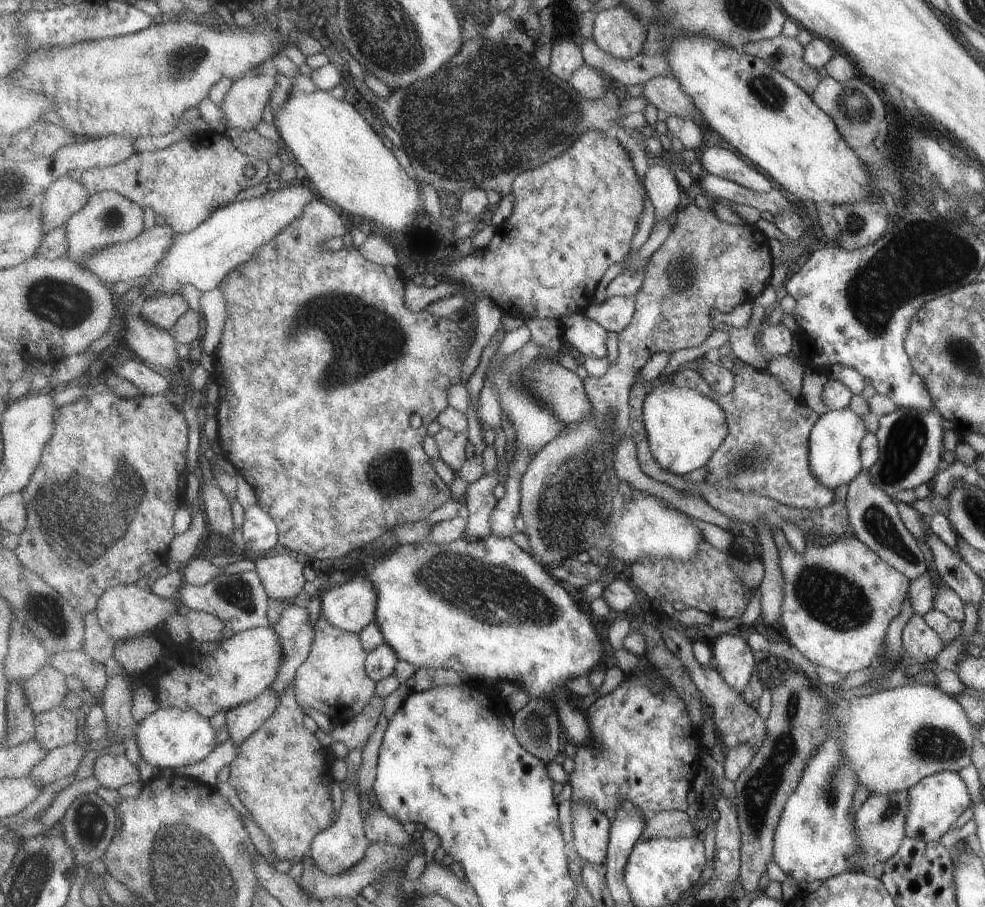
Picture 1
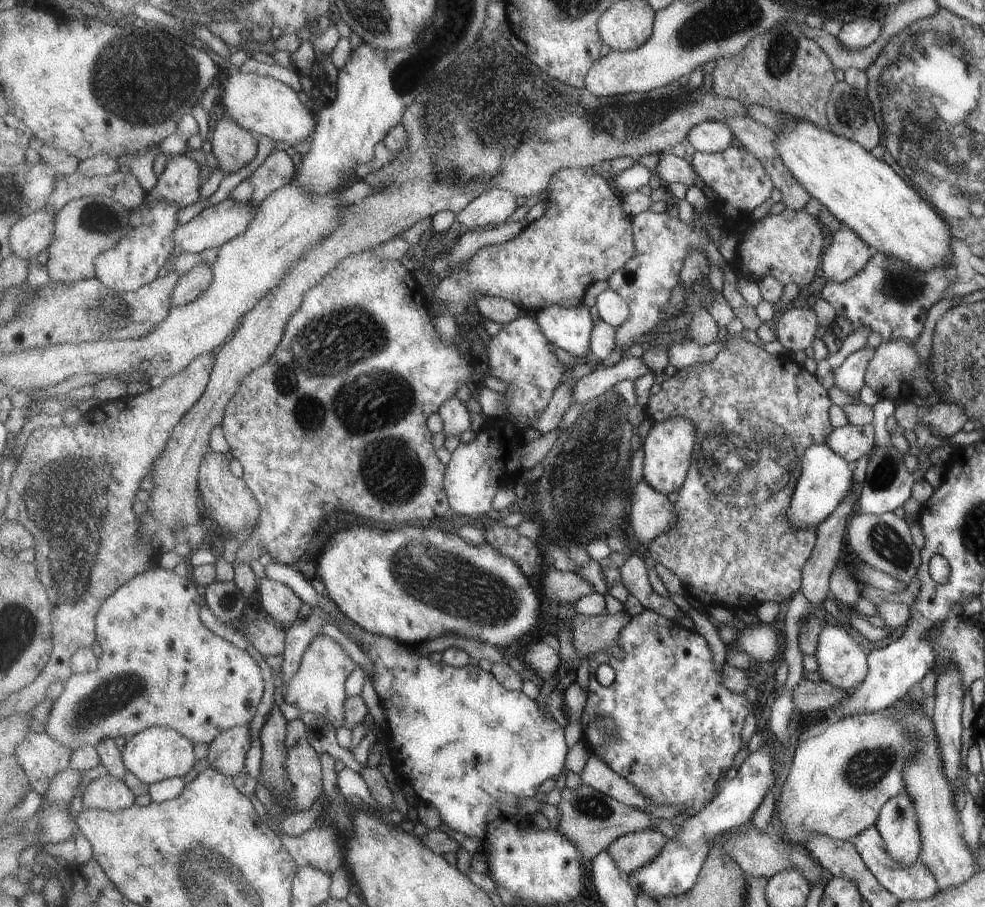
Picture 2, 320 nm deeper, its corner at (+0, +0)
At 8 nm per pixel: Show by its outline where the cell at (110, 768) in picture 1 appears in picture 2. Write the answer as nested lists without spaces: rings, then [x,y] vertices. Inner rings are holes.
[[[108,774],[84,788],[82,806],[85,810],[124,810],[135,805],[135,798],[123,780]]]

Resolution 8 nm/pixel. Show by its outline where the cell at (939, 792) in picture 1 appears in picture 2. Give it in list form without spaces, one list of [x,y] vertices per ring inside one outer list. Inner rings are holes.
[[[902,792],[889,798],[876,818],[875,828],[893,862],[912,866],[917,861],[923,844],[916,806],[909,794]]]

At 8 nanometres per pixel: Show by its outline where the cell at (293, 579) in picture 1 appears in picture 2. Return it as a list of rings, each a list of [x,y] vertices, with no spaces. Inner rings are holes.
[[[265,577],[258,579],[258,591],[263,609],[277,624],[290,627],[299,620],[304,601],[291,586]]]

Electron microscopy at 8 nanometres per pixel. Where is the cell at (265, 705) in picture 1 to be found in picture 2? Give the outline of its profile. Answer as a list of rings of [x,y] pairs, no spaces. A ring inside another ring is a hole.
[[[249,725],[235,726],[233,729],[225,730],[225,733],[211,743],[207,759],[210,767],[231,777],[245,772],[245,760],[247,760],[251,742],[253,740],[251,740]]]

